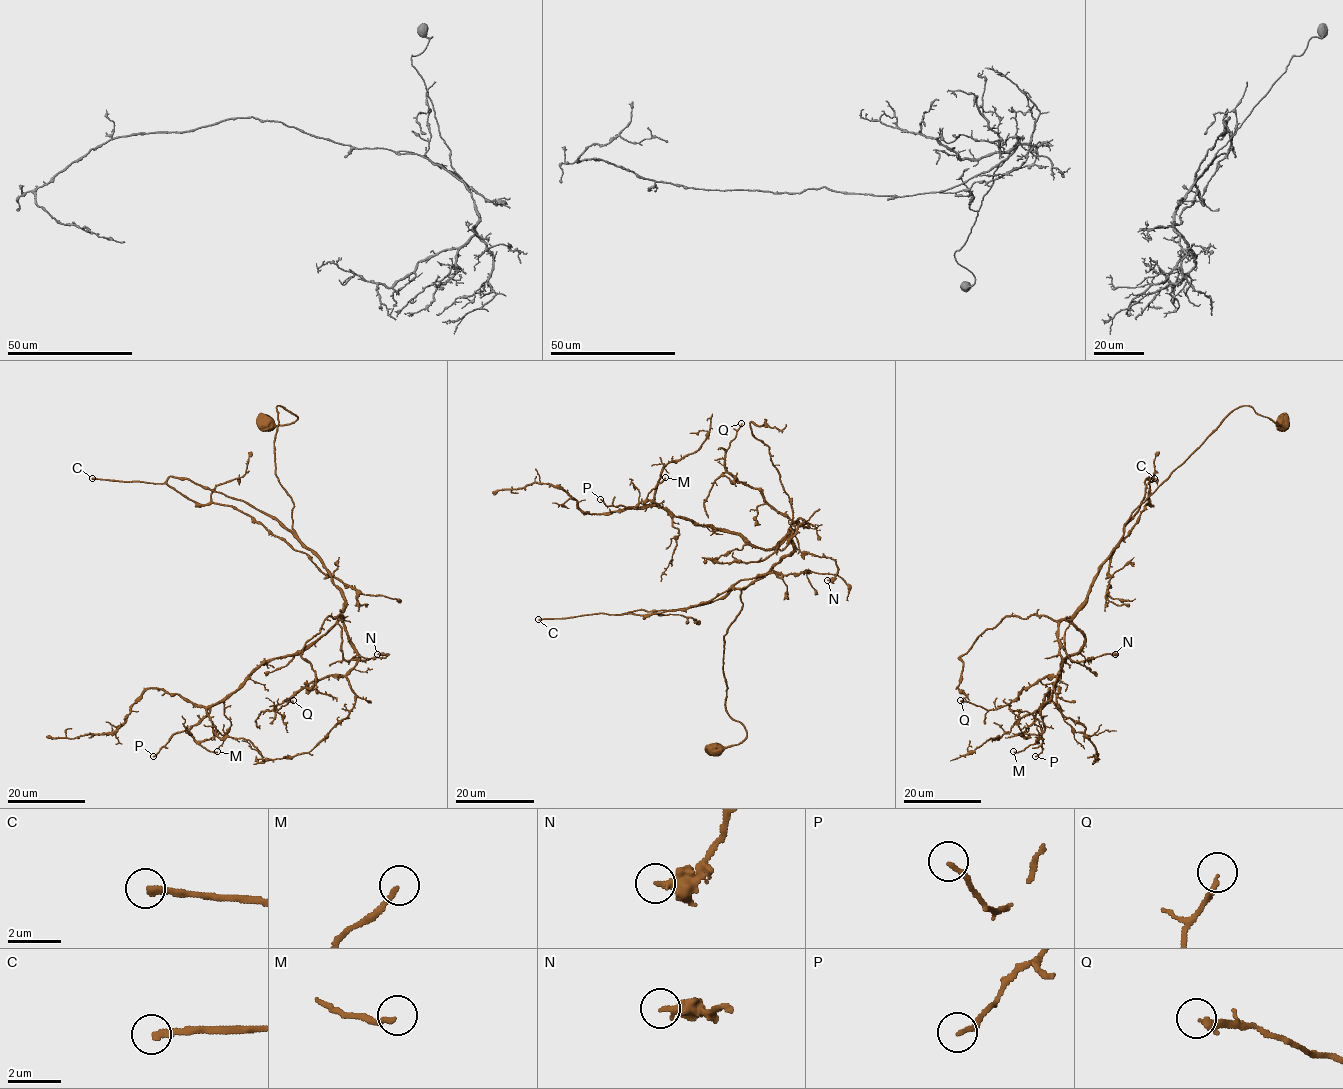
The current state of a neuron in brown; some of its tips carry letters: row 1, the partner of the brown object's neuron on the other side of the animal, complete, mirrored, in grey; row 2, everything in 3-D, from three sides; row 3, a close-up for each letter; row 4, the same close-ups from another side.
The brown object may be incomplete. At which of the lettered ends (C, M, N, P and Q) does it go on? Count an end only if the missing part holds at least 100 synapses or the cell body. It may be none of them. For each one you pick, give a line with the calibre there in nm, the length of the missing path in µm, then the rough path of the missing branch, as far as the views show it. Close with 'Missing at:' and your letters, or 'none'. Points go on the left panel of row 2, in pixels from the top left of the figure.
C: calibre 240 nm; missing 200 µm
Missing at: C

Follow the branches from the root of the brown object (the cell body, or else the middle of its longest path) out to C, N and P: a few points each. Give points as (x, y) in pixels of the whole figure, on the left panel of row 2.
C: (266, 422), (285, 425), (297, 417), (277, 406), (275, 473), (294, 504), (292, 531), (186, 479), (92, 478)
N: (266, 422), (297, 417), (277, 406), (275, 473), (294, 534), (344, 601), (342, 656), (387, 655), (377, 654)
P: (266, 422), (297, 417), (277, 406), (275, 473), (294, 534), (344, 610), (153, 756)

